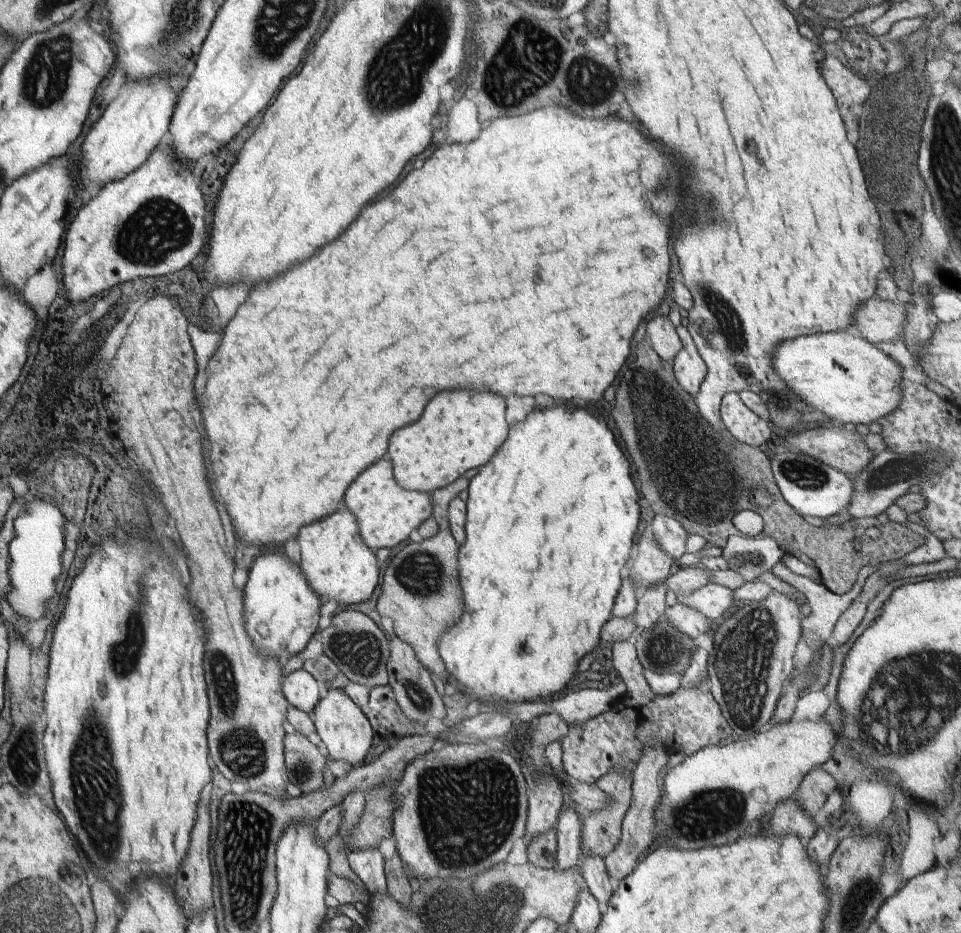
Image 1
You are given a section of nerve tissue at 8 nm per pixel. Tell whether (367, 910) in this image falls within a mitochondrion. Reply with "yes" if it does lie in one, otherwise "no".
no

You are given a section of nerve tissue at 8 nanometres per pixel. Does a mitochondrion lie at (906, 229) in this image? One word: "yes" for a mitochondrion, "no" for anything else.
no

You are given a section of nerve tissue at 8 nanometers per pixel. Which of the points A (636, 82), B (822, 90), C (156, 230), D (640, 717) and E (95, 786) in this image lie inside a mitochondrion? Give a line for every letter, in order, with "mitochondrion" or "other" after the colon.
A: mitochondrion
B: other
C: mitochondrion
D: other
E: mitochondrion

